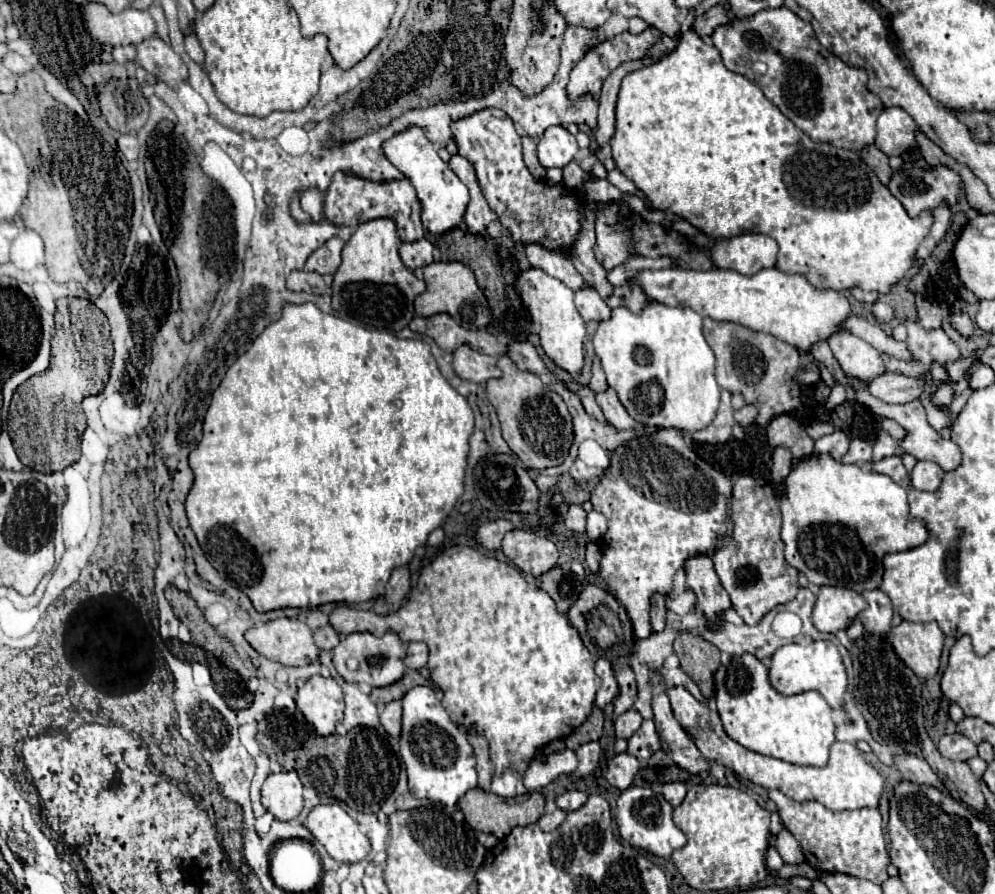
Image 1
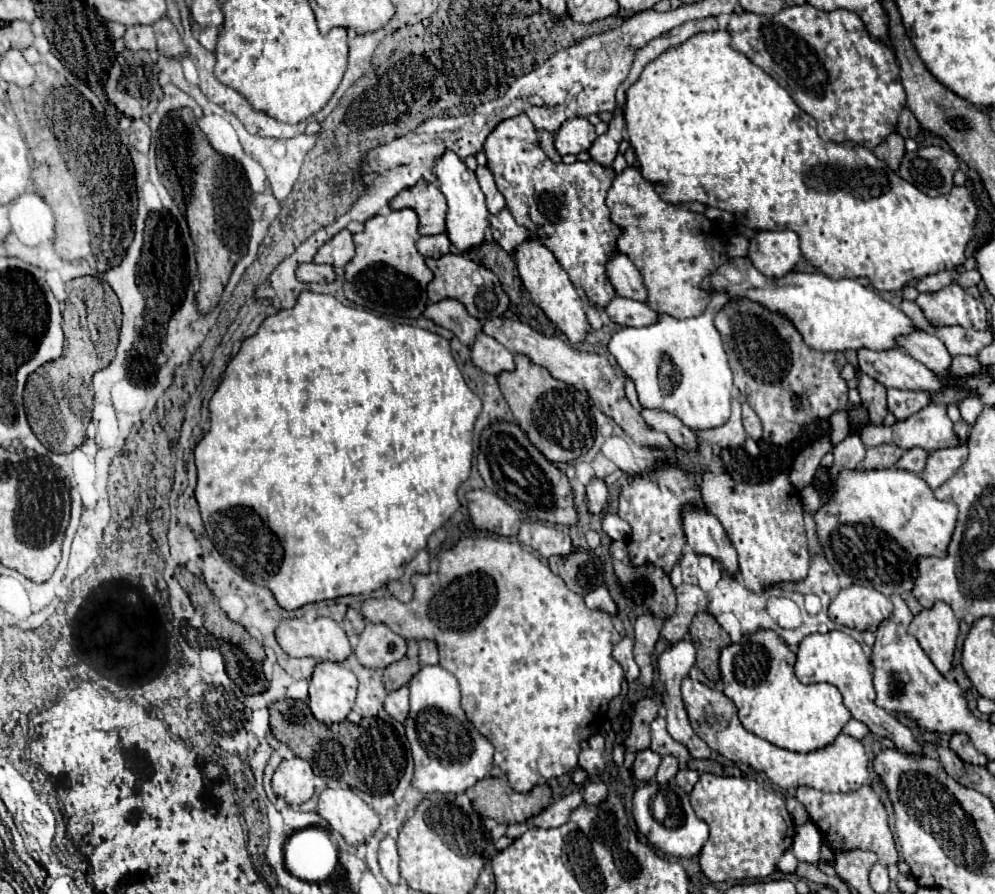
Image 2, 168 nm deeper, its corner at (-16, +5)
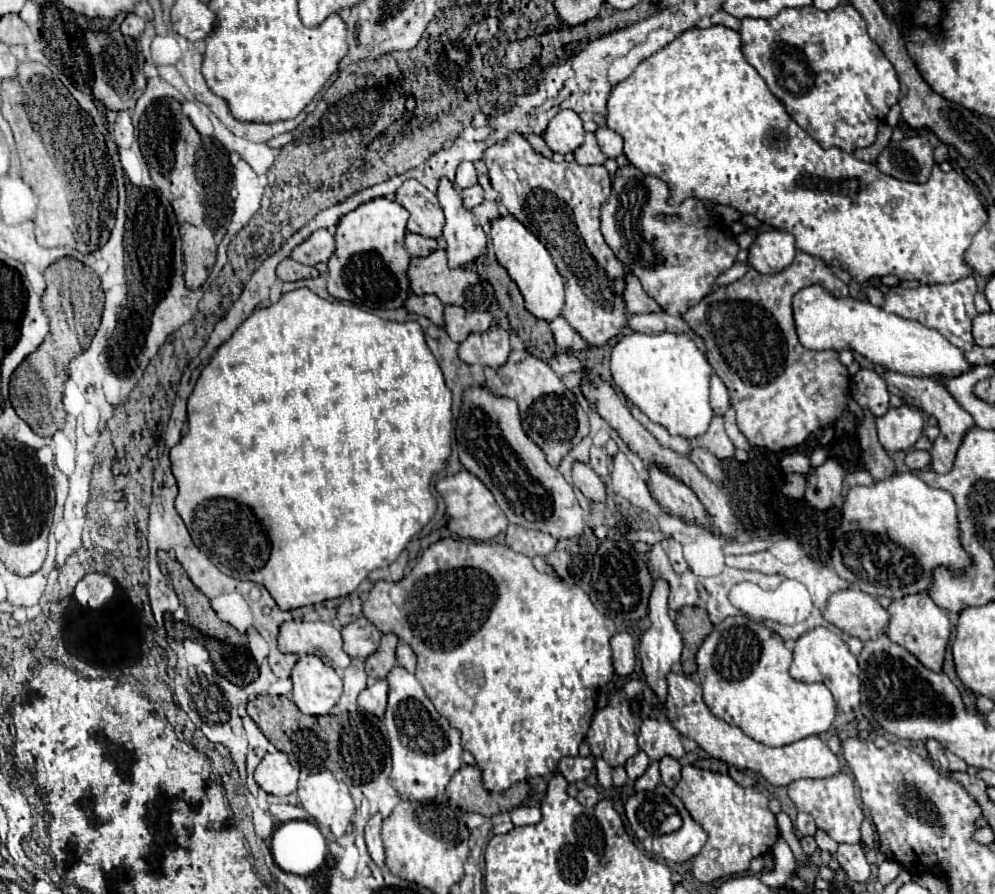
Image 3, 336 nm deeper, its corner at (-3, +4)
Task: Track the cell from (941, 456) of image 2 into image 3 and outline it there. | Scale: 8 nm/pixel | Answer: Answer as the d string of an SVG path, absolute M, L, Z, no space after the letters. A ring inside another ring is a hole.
M885 370L883 374L883 380L887 384L887 390L889 394L895 394L899 398L903 398L905 404L911 404L915 408L921 408L923 412L935 416L939 420L939 430L941 434L937 436L933 448L931 448L931 470L933 472L939 472L939 474L947 474L953 466L953 460L955 460L955 452L963 440L963 434L975 424L971 414L967 414L953 398L951 394L933 378L915 378L915 376L907 376L907 374L899 374L899 372L891 372L891 370Z

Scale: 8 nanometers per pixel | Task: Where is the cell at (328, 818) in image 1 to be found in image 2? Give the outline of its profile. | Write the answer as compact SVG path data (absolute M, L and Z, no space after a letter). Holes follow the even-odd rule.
M326 787L318 797L318 813L338 831L348 845L360 845L372 837L380 825L374 809L350 787Z

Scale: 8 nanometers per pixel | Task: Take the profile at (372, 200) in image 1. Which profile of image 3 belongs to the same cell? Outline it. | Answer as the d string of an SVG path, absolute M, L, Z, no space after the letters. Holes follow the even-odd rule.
M405 180L401 188L395 192L395 200L405 206L405 210L411 214L411 232L439 238L443 228L443 210L437 202L435 192L427 190L417 180Z

